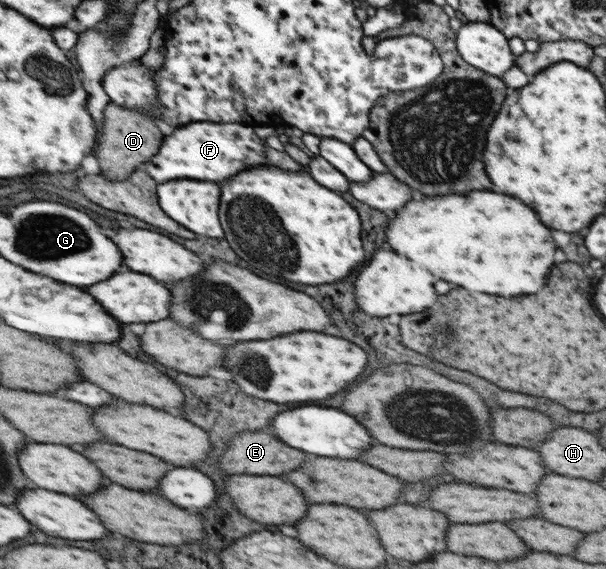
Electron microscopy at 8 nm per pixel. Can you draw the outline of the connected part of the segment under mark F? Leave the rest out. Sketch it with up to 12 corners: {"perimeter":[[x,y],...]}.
{"perimeter":[[240,123],[188,124],[146,162],[150,176],[220,182],[266,164]]}

